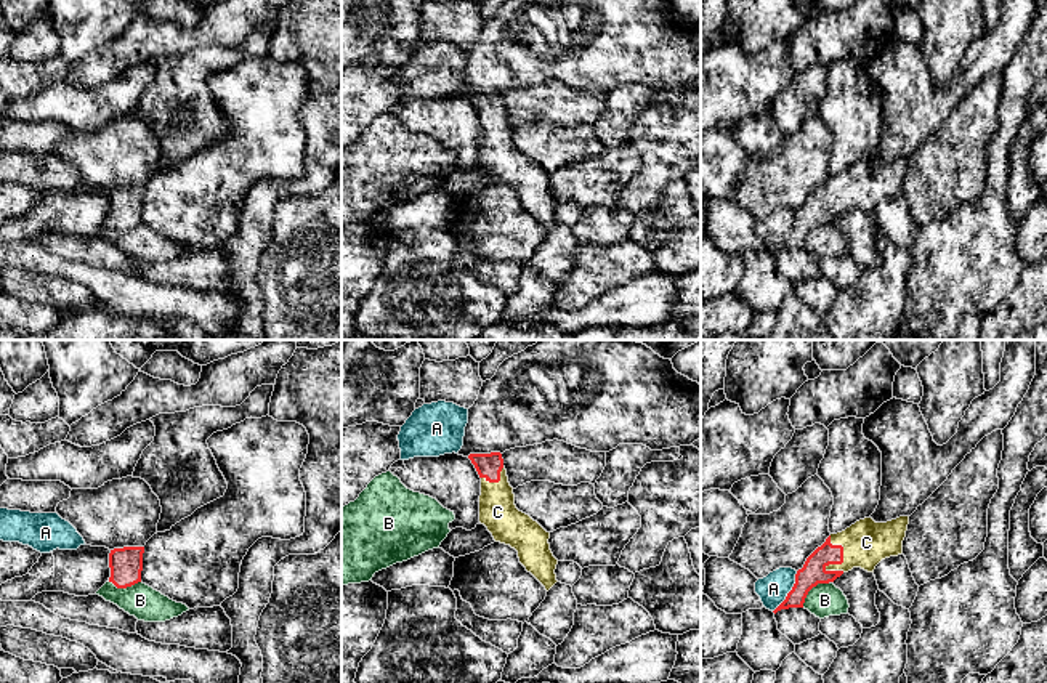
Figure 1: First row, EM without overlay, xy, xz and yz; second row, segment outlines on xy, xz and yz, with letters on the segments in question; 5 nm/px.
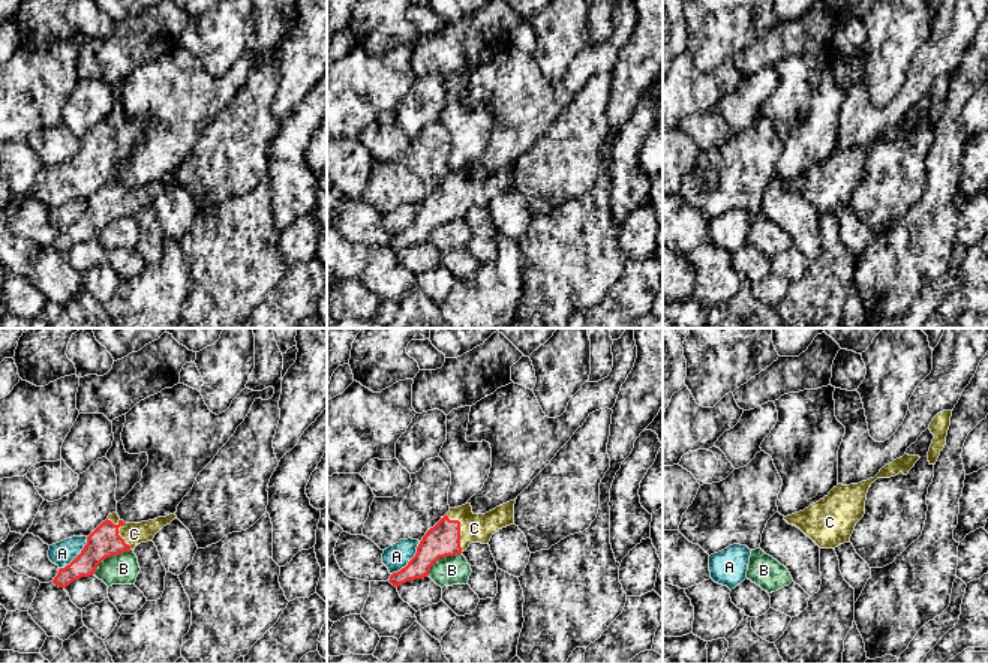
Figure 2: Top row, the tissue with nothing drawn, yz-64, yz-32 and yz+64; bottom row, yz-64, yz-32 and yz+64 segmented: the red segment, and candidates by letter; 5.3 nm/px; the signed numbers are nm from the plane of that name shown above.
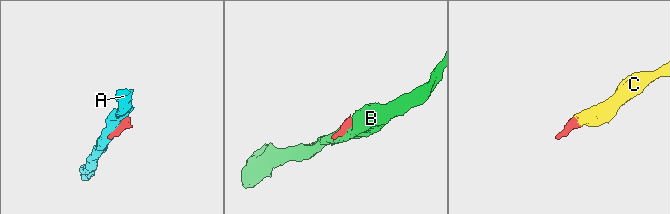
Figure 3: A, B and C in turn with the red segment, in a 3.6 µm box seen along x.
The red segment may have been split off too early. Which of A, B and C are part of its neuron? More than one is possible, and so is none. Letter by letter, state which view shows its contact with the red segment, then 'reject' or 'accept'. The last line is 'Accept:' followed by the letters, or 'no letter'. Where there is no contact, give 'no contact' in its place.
A: meets red in yz; reject
B: meets red in yz; reject
C: meets red in yz; accept
Accept: C

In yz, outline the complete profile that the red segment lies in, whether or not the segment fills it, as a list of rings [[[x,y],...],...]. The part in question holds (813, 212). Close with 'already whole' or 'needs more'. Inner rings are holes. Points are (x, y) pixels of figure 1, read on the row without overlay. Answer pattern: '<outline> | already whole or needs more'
[[[909,157],[887,164],[864,159],[842,173],[831,175],[797,212],[792,231],[773,253],[803,249],[808,232],[818,224],[834,223],[853,208],[874,213],[882,200],[901,196],[908,165]]] | needs more

